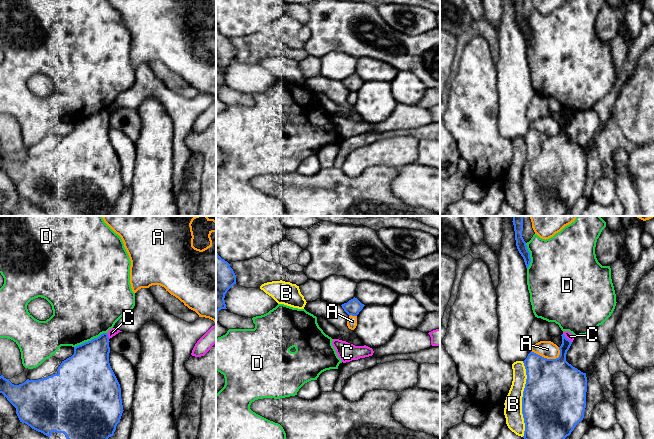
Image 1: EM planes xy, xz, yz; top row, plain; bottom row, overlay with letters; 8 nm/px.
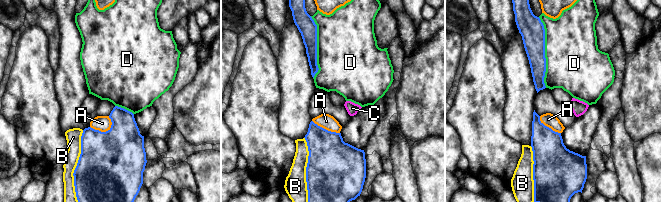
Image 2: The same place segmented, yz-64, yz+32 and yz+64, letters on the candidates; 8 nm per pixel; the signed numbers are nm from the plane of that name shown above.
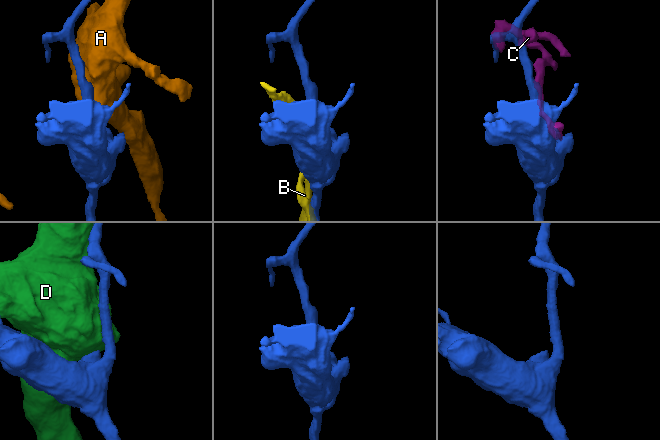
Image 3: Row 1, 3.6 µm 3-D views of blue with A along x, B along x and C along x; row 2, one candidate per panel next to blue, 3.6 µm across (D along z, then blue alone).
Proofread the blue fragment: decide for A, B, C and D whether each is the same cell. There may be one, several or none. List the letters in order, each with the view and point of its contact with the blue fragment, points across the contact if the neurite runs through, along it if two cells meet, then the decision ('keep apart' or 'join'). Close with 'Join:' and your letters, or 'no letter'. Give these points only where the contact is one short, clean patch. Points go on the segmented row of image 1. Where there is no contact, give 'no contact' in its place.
A: yz (546, 358) | keep apart
B: yz (522, 399) | keep apart
C: yz (566, 338) | along yz (563, 333), (571, 342) | keep apart
D: xy (91, 340) | keep apart
Join: no letter

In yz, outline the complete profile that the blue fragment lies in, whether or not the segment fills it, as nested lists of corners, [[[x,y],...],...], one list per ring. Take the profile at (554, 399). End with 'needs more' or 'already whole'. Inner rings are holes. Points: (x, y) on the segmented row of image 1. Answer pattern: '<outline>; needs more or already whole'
[[[564,334],[561,336],[562,344],[558,358],[547,359],[531,351],[523,361],[527,375],[522,397],[524,439],[565,439],[584,418],[586,373],[566,361],[566,354],[572,342]]]; already whole

